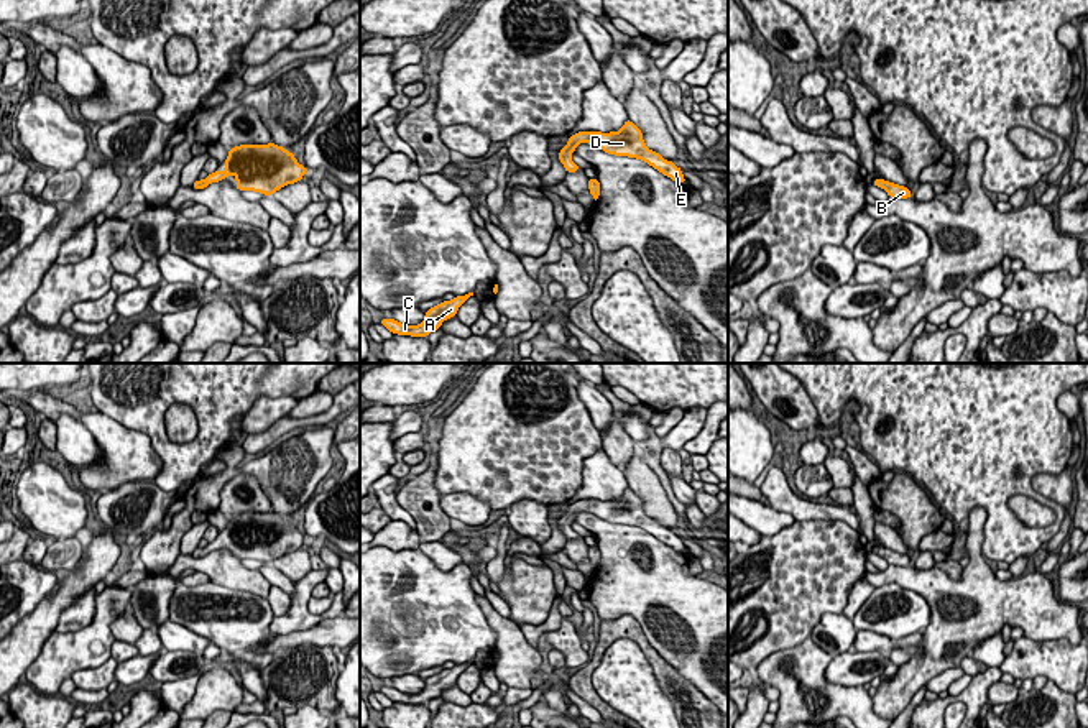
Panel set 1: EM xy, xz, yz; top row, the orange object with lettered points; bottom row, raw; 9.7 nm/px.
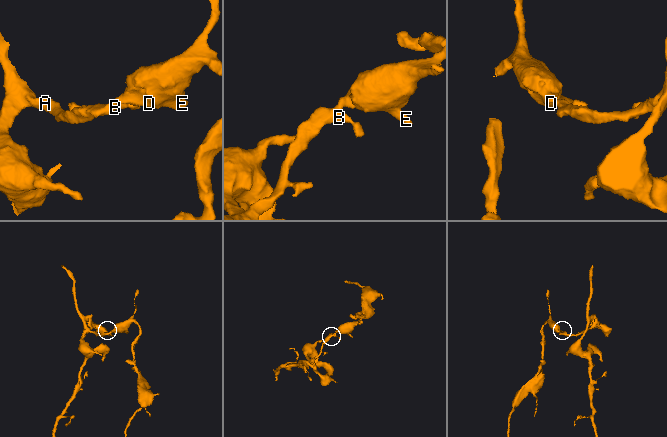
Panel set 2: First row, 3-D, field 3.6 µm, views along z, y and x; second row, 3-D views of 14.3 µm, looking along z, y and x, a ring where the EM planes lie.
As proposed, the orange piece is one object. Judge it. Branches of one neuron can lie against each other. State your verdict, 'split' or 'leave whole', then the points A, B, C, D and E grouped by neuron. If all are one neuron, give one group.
leave whole; groups A B C D E

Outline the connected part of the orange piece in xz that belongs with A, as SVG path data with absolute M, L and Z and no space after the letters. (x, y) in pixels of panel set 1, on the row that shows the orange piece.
M473 293L465 296L455 296L452 301L442 301L439 306L426 311L426 317L419 325L403 325L394 319L381 319L381 325L385 325L391 334L398 335L411 335L411 337L427 337L431 332L440 329L440 324L450 317L457 316L459 307L470 297Z

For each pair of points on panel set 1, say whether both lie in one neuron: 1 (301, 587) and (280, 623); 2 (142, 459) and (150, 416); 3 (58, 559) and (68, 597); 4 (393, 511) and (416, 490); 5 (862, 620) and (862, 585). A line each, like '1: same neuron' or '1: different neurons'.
1: same neuron
2: different neurons
3: different neurons
4: different neurons
5: different neurons

